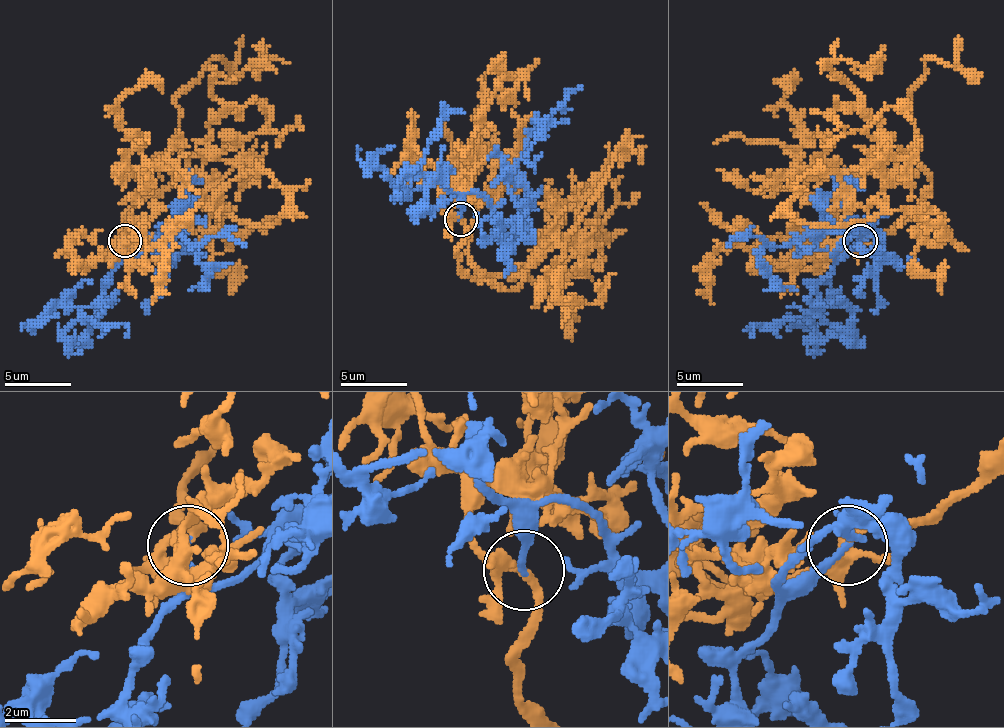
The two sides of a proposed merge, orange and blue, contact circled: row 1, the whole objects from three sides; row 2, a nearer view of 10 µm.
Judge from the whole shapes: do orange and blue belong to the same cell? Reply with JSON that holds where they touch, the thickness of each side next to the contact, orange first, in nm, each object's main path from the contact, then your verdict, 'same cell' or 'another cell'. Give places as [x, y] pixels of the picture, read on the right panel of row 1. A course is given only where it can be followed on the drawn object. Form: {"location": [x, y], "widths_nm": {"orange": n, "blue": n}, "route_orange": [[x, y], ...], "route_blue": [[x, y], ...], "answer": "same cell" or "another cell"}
{"location": [860, 241], "widths_nm": {"orange": 220, "blue": 200}, "route_orange": [[861, 240], [911, 216], [931, 183], [918, 149], [901, 176], [807, 166], [784, 96], [794, 86], [774, 79]], "route_blue": [[861, 240], [834, 257], [861, 230], [851, 220], [841, 233], [817, 230], [764, 250], [760, 263], [797, 290]], "answer": "same cell"}

